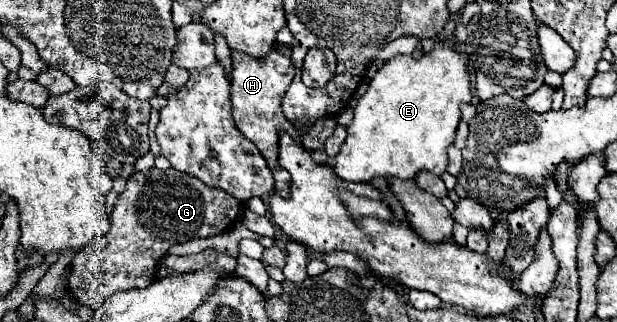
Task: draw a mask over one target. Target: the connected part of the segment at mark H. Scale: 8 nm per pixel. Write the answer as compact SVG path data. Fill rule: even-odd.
M273 46L273 50L259 58L253 58L249 54L243 54L239 50L233 50L233 70L231 70L231 102L233 102L233 120L235 126L241 130L241 134L251 140L263 158L267 160L267 166L273 172L275 178L275 190L281 192L281 196L287 196L289 192L289 174L277 164L279 154L279 130L285 130L291 134L297 142L301 142L299 132L291 128L291 122L281 112L281 98L291 86L295 76L295 68L289 56L285 56L281 50Z

